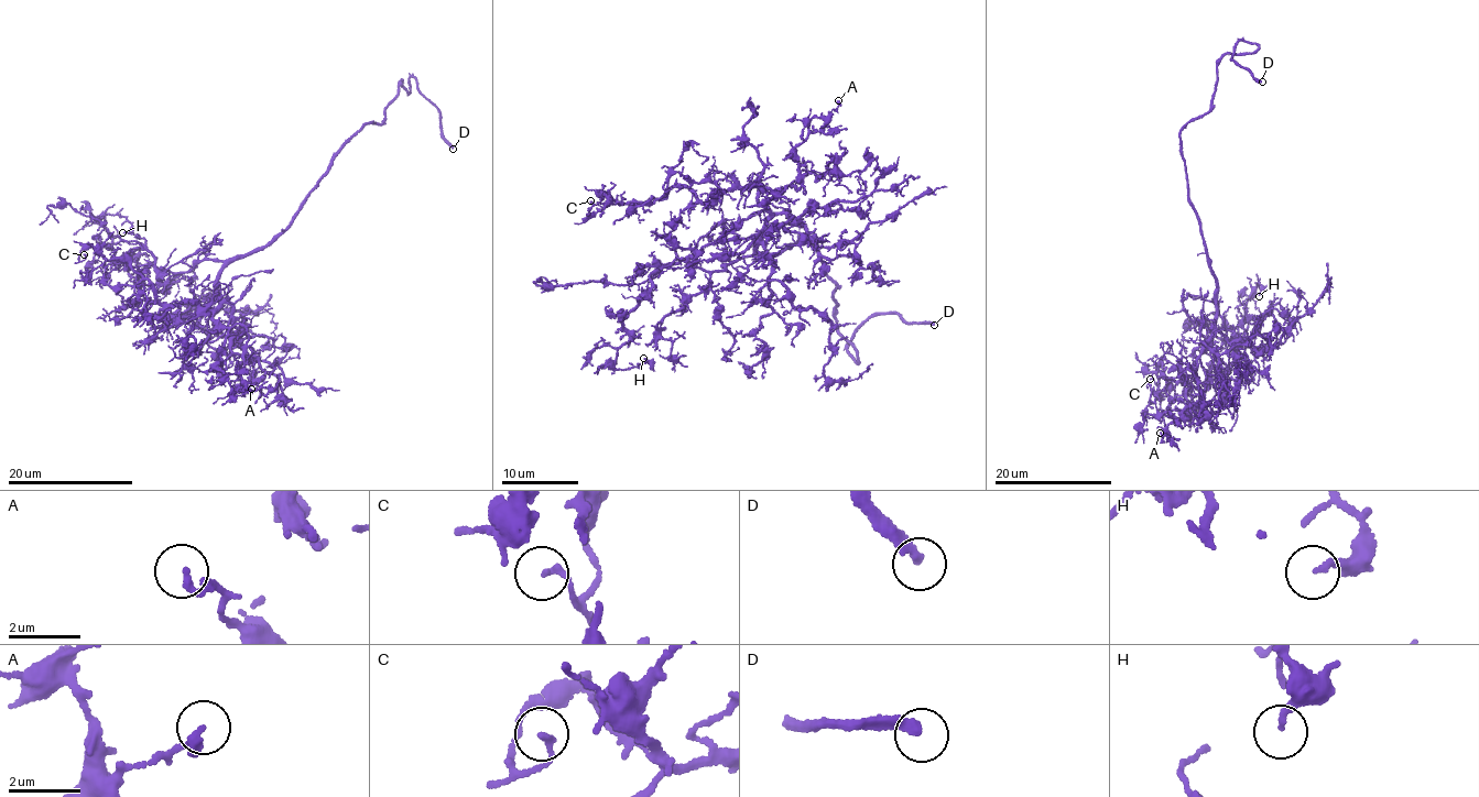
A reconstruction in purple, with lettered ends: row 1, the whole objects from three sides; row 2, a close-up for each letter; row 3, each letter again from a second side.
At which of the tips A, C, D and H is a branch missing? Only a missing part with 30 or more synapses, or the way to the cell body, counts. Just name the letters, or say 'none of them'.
D

